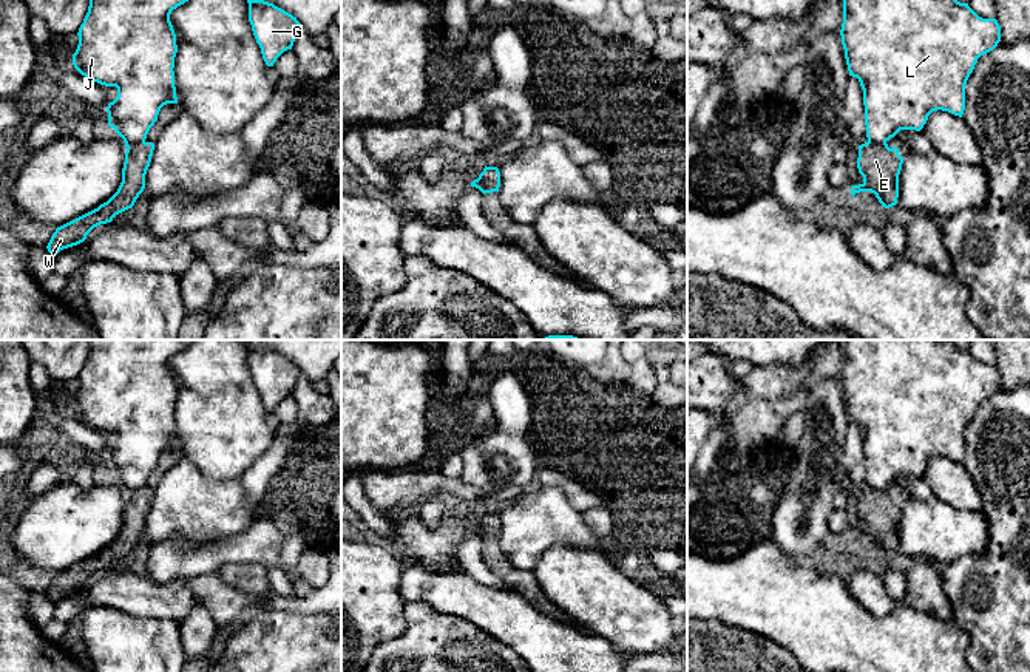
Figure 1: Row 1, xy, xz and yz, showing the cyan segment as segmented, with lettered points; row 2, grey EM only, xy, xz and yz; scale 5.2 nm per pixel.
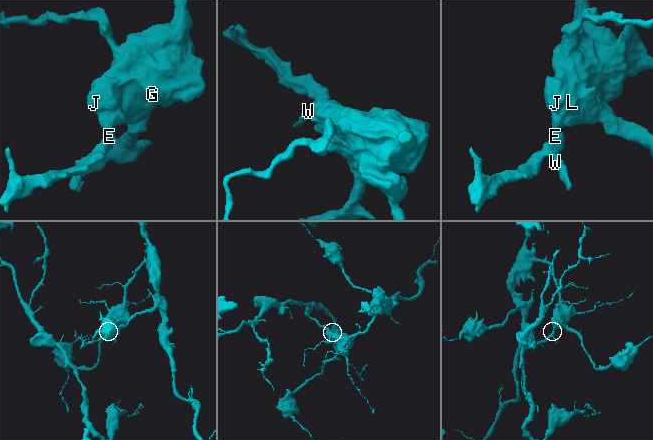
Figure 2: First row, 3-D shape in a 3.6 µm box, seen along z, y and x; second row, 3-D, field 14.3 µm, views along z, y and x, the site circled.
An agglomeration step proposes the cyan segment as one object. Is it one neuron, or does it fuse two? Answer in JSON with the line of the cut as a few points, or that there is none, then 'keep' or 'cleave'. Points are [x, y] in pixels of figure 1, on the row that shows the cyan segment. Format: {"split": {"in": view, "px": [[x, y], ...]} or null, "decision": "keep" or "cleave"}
{"split": {"in": "xy", "px": [[144, 141], [127, 147]]}, "decision": "cleave"}

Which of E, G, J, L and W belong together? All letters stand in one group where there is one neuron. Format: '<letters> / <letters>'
E W / G J L

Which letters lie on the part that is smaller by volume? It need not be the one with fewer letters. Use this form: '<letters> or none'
E, W

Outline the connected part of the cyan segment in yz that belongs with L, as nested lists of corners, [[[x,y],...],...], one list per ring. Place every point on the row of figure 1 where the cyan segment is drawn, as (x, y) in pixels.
[[[843,0],[840,36],[849,76],[857,77],[863,90],[866,137],[883,144],[900,130],[920,131],[933,111],[962,117],[967,80],[977,59],[1001,42],[1001,26],[957,0]]]

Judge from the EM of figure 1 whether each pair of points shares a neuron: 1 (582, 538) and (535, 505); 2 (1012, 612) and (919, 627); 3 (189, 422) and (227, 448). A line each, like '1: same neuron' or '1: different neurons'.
1: same neuron
2: different neurons
3: same neuron

